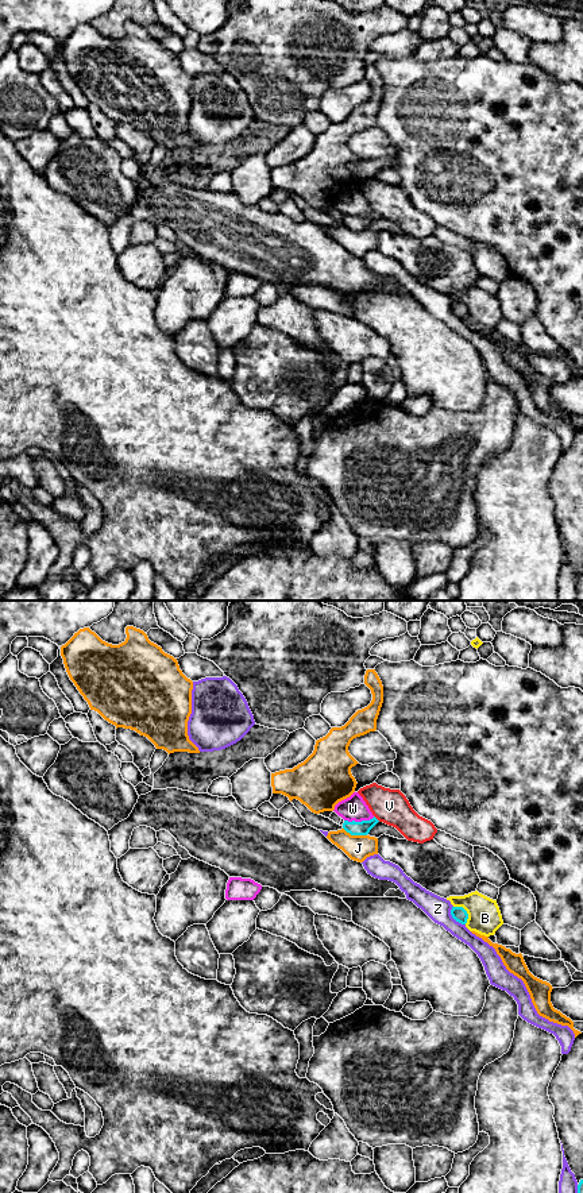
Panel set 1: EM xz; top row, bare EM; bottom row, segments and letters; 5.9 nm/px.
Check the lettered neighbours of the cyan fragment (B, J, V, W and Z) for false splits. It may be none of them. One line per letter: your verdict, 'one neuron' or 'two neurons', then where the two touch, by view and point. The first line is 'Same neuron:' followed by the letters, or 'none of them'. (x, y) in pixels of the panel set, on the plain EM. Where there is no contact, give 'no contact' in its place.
Same neuron: none of them
B: two neurons; meets cyan in xz at (466, 307)
J: two neurons; meets cyan in xz at (355, 230)
V: two neurons; meets cyan in xz at (375, 213)
W: two neurons; meets cyan in xz at (359, 217)
Z: two neurons; meets cyan in xz at (454, 313)

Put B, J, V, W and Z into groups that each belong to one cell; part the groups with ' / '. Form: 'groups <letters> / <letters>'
groups B / J / V / W / Z

